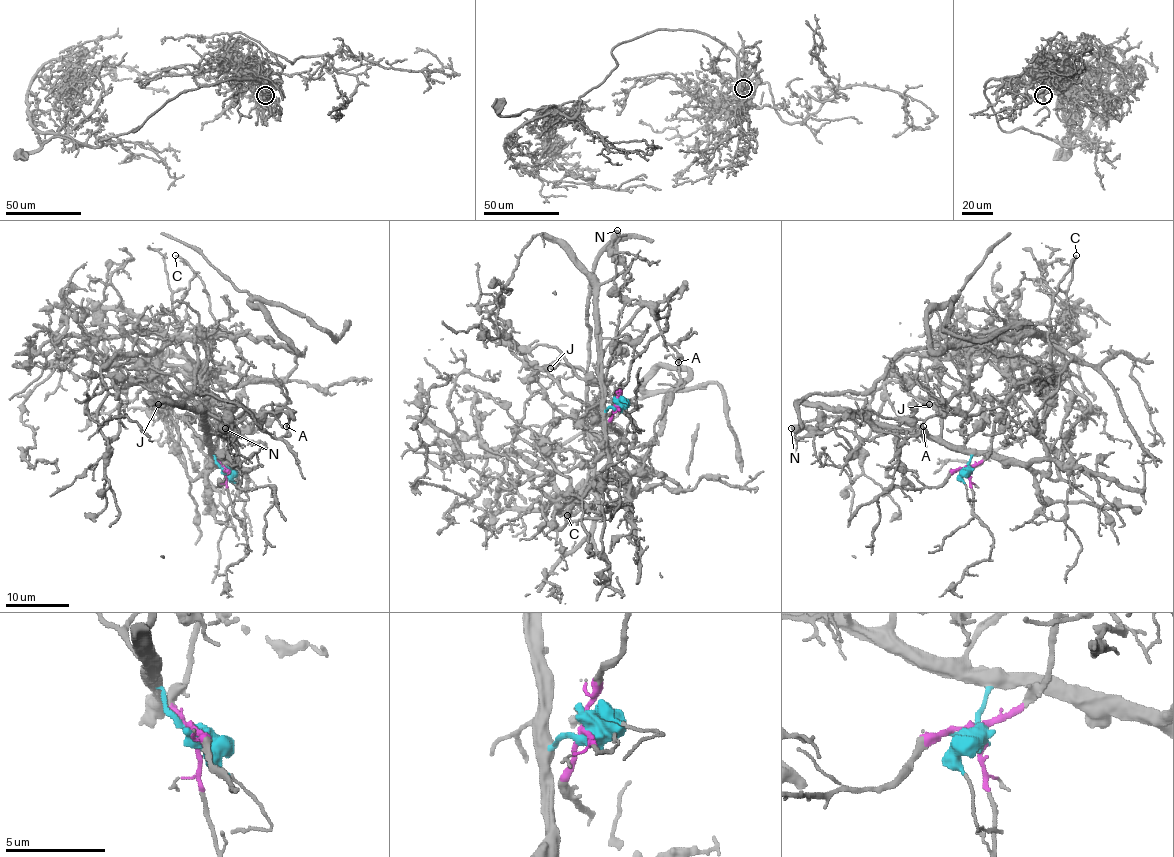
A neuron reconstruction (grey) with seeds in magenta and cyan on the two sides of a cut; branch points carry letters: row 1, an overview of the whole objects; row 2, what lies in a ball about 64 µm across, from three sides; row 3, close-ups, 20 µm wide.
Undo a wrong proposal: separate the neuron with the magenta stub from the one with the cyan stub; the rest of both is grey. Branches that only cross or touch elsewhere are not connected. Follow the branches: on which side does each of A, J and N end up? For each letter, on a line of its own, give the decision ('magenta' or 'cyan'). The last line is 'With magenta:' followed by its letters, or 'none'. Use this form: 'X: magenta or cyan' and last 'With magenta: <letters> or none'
A: cyan
J: cyan
N: cyan
With magenta: none

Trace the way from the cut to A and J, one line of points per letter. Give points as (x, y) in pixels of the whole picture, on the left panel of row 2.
A: (224, 470), (213, 454), (210, 436), (227, 419), (249, 413), (274, 438), (287, 432), (285, 425)
J: (224, 470), (213, 454), (208, 418), (170, 399), (164, 399), (158, 405)

